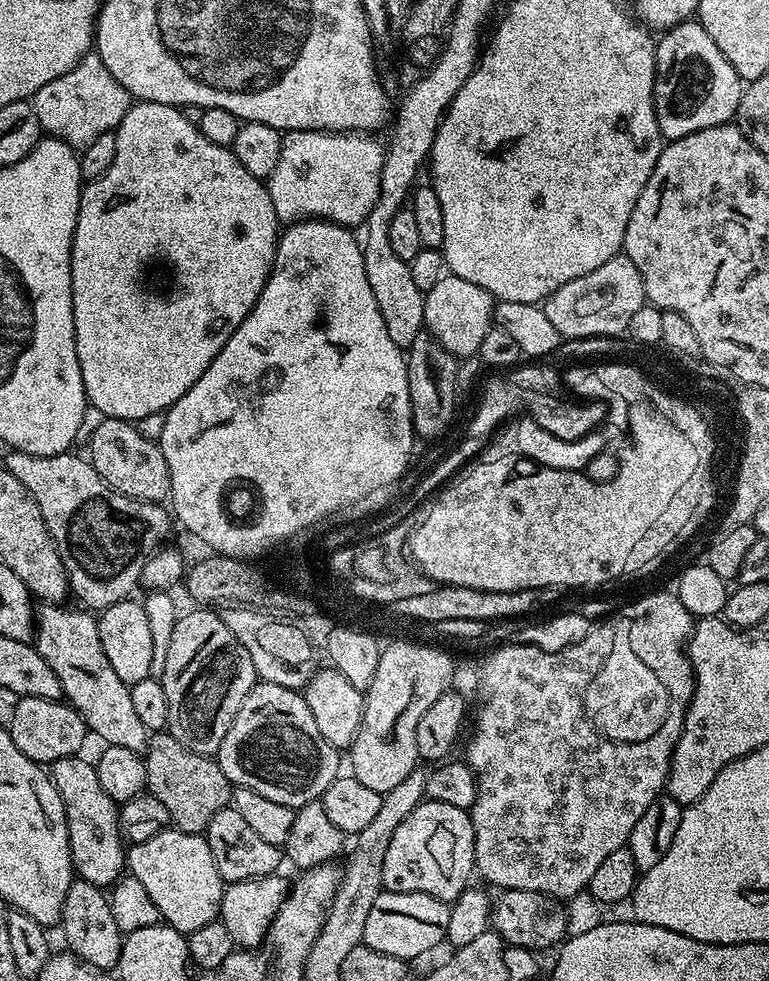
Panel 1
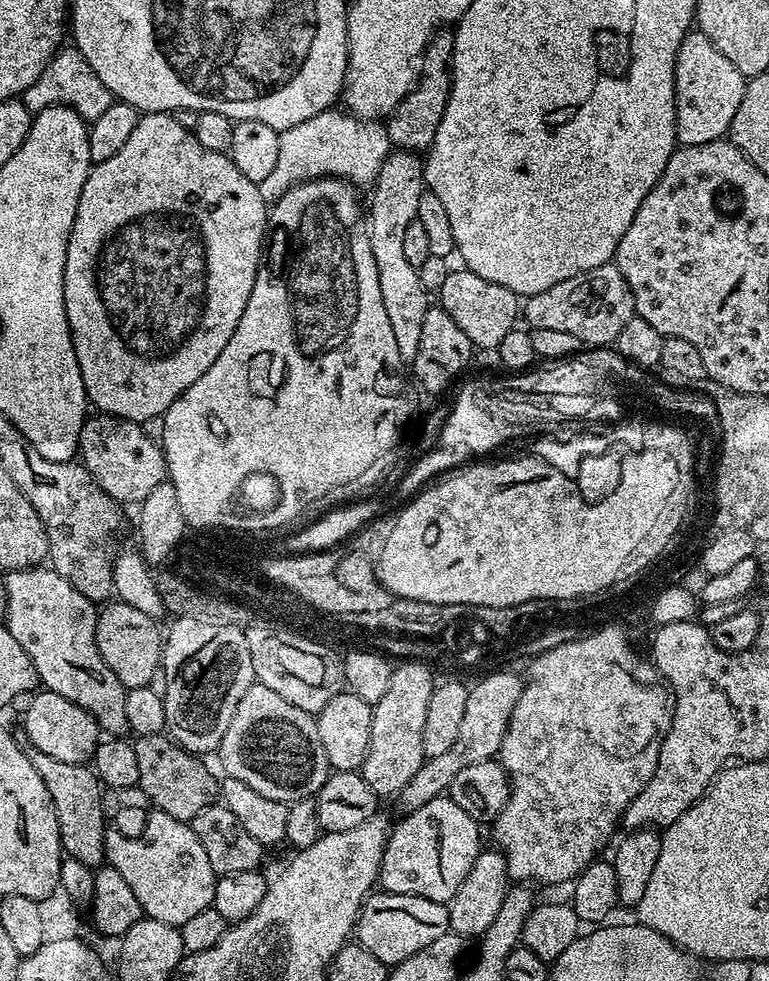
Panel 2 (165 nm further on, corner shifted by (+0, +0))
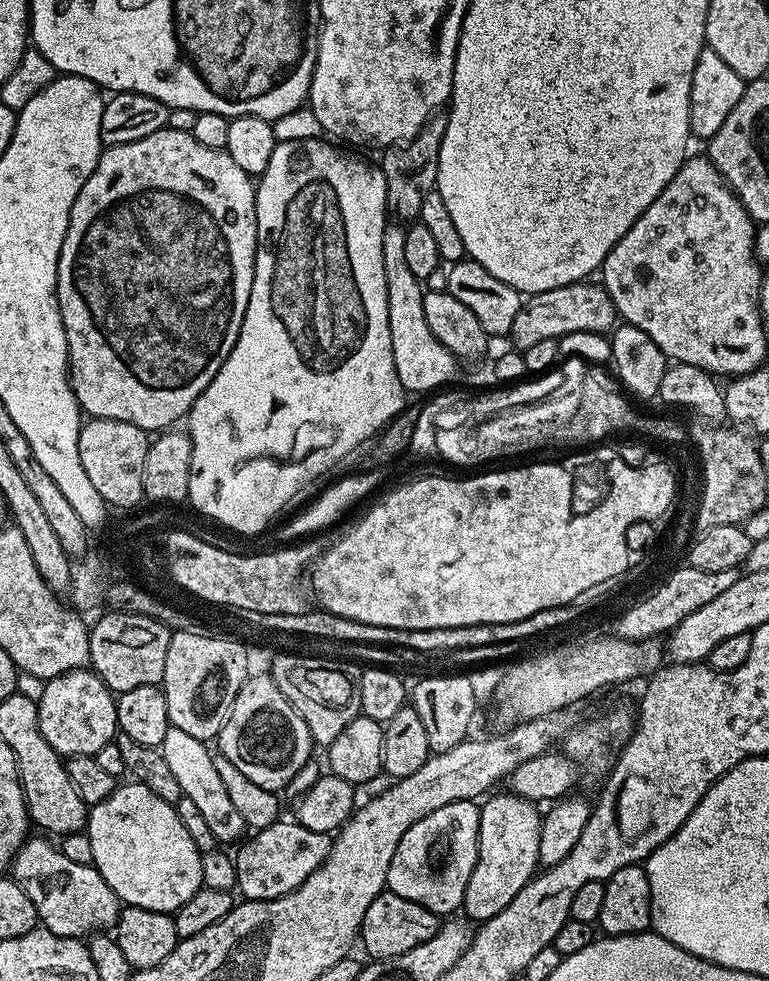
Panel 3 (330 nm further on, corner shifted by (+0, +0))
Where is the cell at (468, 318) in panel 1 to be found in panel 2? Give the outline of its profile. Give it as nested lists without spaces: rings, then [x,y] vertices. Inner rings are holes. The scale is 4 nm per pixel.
[[[463,266],[457,268],[457,272],[456,269],[449,271],[446,282],[442,282],[442,290],[438,294],[439,307],[444,308],[454,322],[458,322],[462,334],[470,338],[473,346],[497,348],[517,323],[518,297],[506,286],[498,286],[498,282],[486,282],[486,278],[478,278],[478,274],[469,272]]]

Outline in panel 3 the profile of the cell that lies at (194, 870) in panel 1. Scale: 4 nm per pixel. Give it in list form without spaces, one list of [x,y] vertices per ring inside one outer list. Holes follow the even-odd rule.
[[[121,783],[102,802],[91,805],[86,831],[94,850],[91,865],[106,878],[121,905],[175,914],[204,883],[200,848],[194,846],[175,807],[146,786]]]

